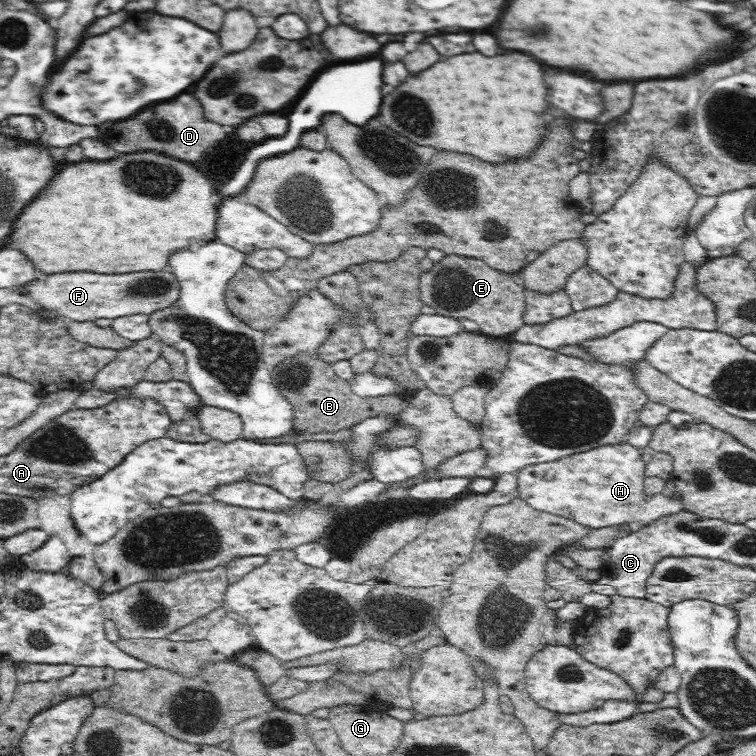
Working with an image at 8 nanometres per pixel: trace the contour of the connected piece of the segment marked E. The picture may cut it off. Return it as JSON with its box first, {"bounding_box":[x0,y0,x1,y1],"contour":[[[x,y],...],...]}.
{"bounding_box":[417,255,525,338],"contour":[[[446,255],[417,280],[419,303],[432,306],[442,316],[474,320],[479,326],[479,334],[509,338],[522,325],[519,316],[523,311],[525,288],[524,280],[518,273],[500,272],[480,259]]]}

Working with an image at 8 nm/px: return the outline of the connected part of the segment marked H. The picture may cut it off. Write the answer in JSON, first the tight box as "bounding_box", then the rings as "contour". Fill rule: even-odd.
{"bounding_box":[516,442,685,529],"contour":[[[628,442],[600,445],[586,452],[522,468],[516,474],[517,498],[524,499],[542,514],[562,516],[590,529],[629,523],[641,527],[683,512],[685,508],[680,498],[645,492],[646,464],[636,445]]]}

